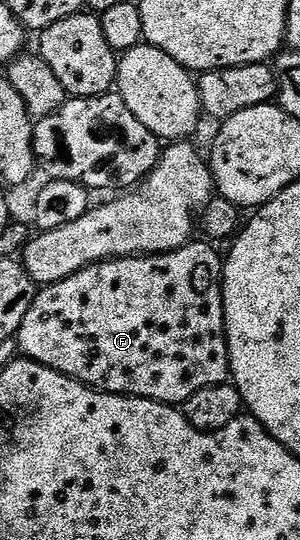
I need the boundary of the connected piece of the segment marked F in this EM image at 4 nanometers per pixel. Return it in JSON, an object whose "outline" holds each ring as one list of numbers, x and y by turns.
{"outline":[[190,242,173,252,154,252,143,256,118,256,111,260,101,260,97,264,87,266,58,283,42,287,35,302,27,312,16,341,20,355,26,360,34,360,64,376,75,378,88,384,90,388,100,388,103,392,114,392,120,396,138,396,144,400,154,400,160,404,174,406,184,405,195,390,203,390,203,386,223,384,230,379,229,347,225,337,225,315,223,314,223,290,221,289,221,269,223,267,222,253,217,253,212,243,197,244]]}

